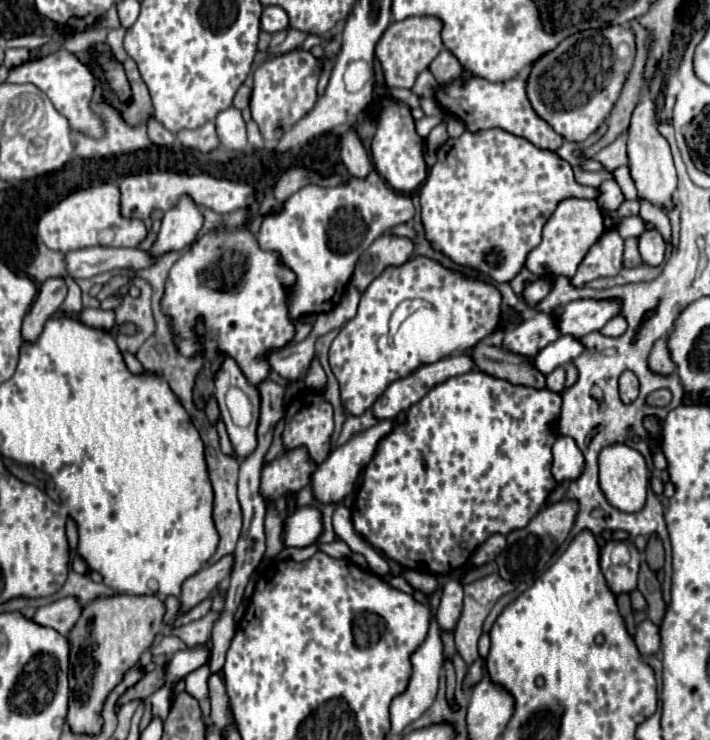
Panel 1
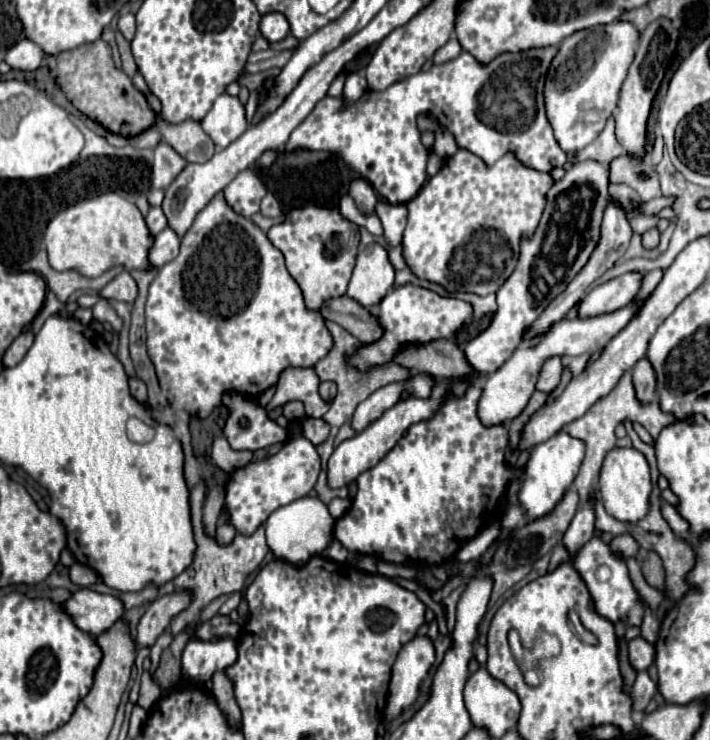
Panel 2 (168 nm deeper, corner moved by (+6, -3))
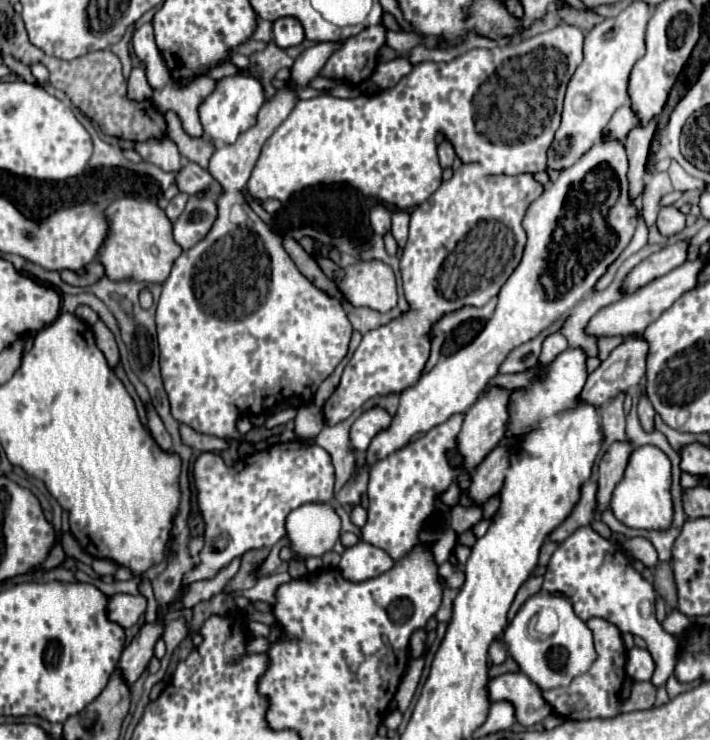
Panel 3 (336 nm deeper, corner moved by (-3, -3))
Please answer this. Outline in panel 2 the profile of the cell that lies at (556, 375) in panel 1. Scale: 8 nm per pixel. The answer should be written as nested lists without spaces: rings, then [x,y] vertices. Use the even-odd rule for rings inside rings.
[[[551,356],[549,360],[545,360],[545,364],[541,366],[535,388],[543,390],[543,392],[553,392],[557,388],[557,384],[559,384],[561,370],[563,370],[563,364],[561,364],[559,356]]]

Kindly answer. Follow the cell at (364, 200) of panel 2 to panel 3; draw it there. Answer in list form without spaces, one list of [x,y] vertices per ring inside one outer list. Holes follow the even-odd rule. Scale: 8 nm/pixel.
[[[376,204],[370,208],[370,224],[376,234],[386,234],[390,230],[390,212],[384,204]]]

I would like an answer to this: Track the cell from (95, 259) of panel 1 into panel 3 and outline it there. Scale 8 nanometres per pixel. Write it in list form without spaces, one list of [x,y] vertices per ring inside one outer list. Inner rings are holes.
[[[192,196],[180,218],[174,222],[174,242],[182,250],[190,250],[212,228],[214,216],[216,216],[216,202],[212,200],[212,196],[204,198]]]

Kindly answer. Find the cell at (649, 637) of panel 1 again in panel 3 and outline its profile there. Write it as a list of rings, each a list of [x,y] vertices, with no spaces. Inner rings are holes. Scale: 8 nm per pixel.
[[[632,648],[628,652],[628,662],[626,662],[626,672],[632,680],[650,680],[656,670],[654,658],[648,650],[644,648]]]

